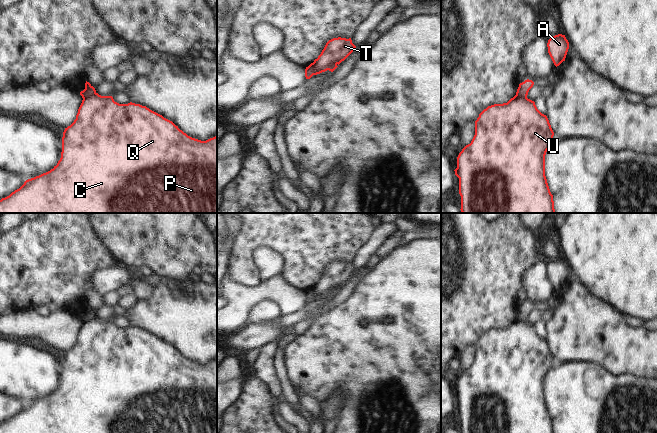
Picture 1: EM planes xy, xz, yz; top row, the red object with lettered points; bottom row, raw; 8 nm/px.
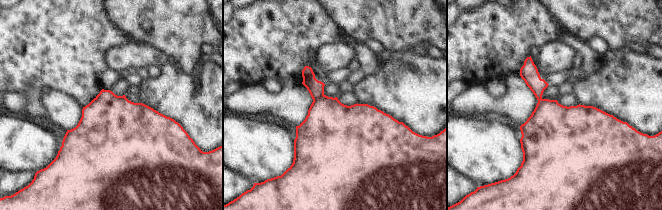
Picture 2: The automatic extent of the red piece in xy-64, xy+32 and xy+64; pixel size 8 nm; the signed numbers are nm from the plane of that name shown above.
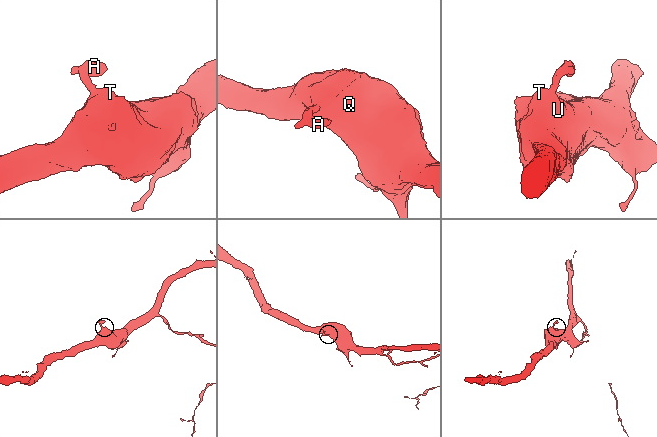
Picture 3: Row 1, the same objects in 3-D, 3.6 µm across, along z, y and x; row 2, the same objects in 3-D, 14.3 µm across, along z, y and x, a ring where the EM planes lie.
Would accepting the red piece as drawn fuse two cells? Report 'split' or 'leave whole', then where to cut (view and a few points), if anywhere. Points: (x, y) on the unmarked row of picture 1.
split; cut xy (95, 316), (83, 323)

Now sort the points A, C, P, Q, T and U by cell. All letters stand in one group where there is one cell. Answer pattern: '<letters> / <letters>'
A / C P Q T U

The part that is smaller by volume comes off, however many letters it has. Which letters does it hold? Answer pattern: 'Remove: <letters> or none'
Remove: A

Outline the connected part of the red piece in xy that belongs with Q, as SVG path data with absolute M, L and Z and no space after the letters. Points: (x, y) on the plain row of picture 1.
M95 317L94 319L82 324L82 327L78 333L78 337L76 339L76 343L70 350L65 352L62 361L61 382L58 385L57 389L46 397L26 404L19 413L12 416L9 420L2 422L0 424L0 433L217 433L217 360L206 365L192 362L182 354L180 354L178 350L176 350L172 345L150 334L146 330L142 330L140 328L135 328L132 326L128 328L119 328L114 325L112 320L101 320L98 317Z

